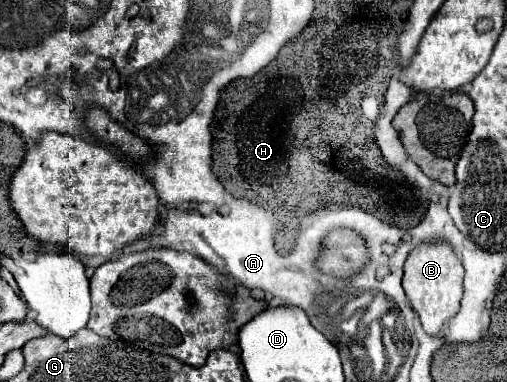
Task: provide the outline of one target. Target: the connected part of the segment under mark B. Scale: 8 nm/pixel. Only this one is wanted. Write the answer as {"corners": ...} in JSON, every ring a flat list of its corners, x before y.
{"corners":[[420,244,414,252,410,252,406,264,404,264,404,280,402,286,406,290,406,296,414,308,414,312,420,316,422,328,430,336,438,336,444,328,444,324,456,316,460,310,462,300,462,278,464,268,454,250,444,244]]}

